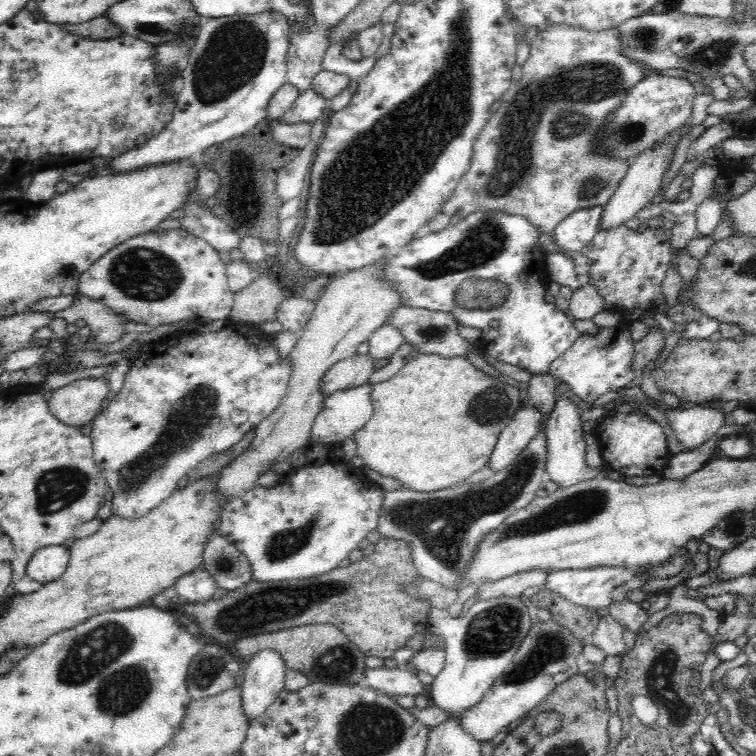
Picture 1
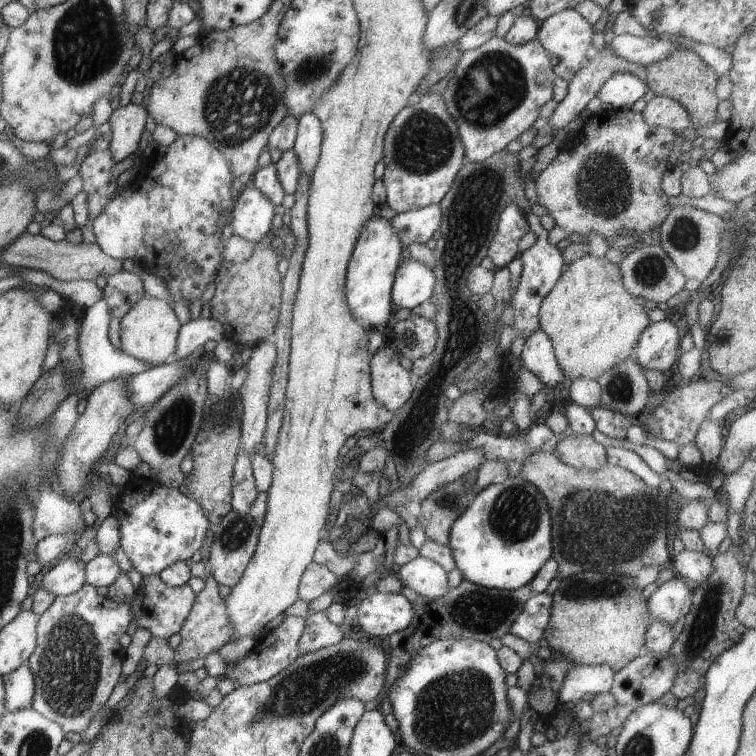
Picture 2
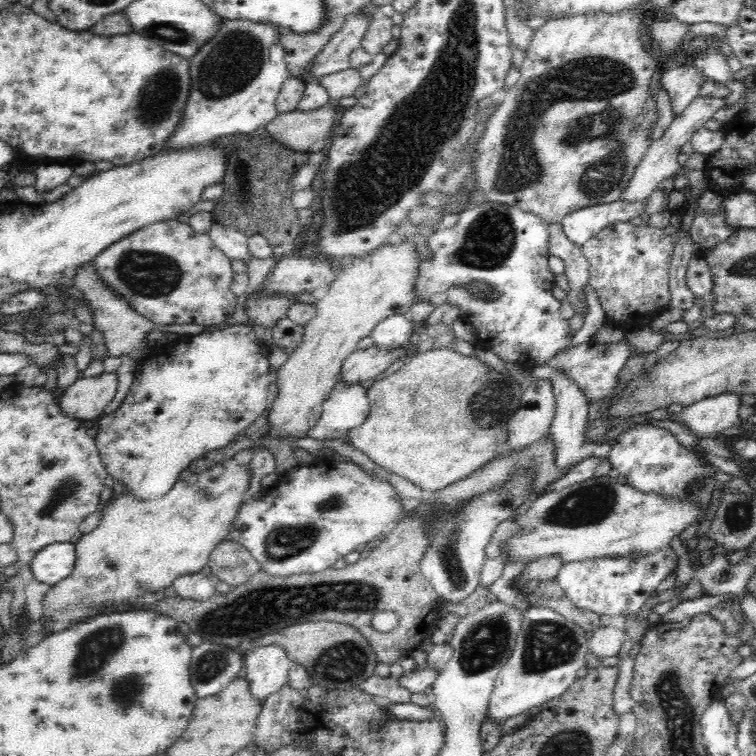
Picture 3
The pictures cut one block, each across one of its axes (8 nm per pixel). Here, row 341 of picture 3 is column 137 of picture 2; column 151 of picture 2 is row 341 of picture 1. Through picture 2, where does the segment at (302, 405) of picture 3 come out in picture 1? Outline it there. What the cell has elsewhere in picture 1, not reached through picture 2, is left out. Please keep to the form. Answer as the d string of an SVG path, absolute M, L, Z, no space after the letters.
M386 260L383 261L380 267L362 267L347 274L336 275L331 278L321 292L315 301L315 310L312 317L307 322L304 331L299 333L300 337L291 352L292 376L290 376L290 382L288 382L288 392L284 395L284 399L281 401L278 409L271 416L260 422L258 426L255 426L254 437L247 450L224 466L217 476L215 482L216 492L223 500L230 501L245 491L252 490L257 485L256 480L262 474L272 469L274 464L278 464L282 460L290 460L292 452L296 452L296 450L300 450L300 448L306 447L310 443L309 438L313 422L320 413L325 400L319 389L320 379L325 370L328 370L335 362L340 362L344 358L356 355L358 346L367 342L369 337L385 324L386 318L390 316L390 312L394 308L402 306L396 291L382 279L380 270L382 270L384 264L386 264Z

